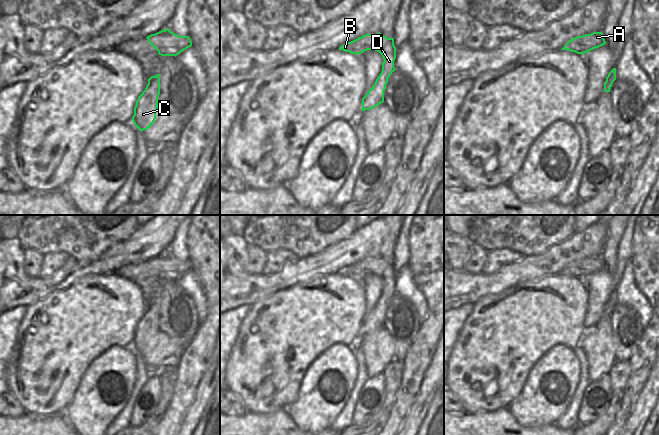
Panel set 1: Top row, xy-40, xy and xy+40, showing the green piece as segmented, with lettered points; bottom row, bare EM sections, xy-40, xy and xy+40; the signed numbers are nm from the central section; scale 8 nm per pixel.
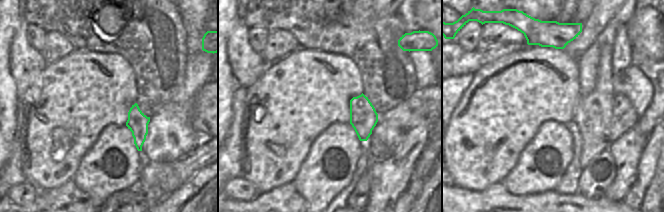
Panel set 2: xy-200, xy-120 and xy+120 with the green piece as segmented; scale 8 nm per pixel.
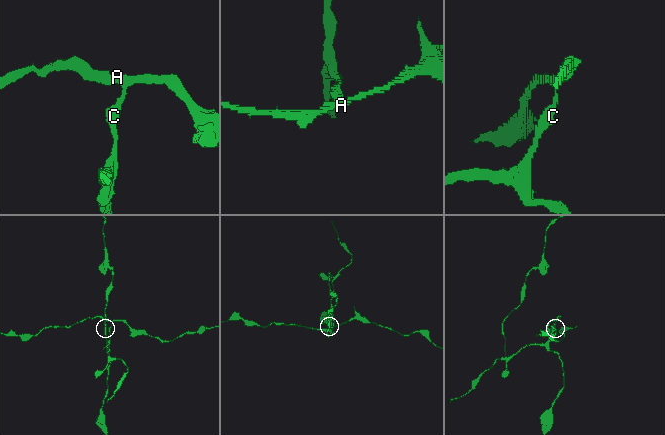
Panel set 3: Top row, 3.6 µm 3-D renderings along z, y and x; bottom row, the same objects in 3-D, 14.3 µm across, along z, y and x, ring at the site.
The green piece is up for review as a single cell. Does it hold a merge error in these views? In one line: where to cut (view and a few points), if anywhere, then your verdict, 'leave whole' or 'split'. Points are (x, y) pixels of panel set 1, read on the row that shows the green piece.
cut xy (382, 69), (385, 71), (387, 78); split

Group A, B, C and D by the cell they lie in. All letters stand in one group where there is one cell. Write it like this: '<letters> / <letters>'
A B D / C

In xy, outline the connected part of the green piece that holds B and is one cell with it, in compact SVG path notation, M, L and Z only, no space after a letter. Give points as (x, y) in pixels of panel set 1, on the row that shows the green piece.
M380 32L377 34L365 34L351 42L343 44L339 50L358 55L367 50L375 50L384 59L382 70L386 71L387 78L396 70L394 61L396 59L397 49L394 45L394 38L387 38Z

